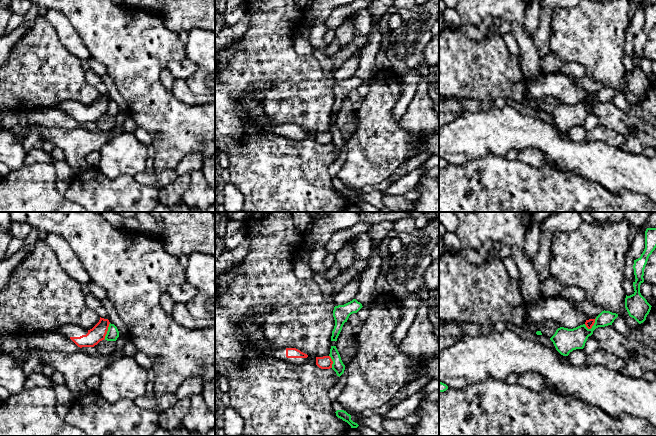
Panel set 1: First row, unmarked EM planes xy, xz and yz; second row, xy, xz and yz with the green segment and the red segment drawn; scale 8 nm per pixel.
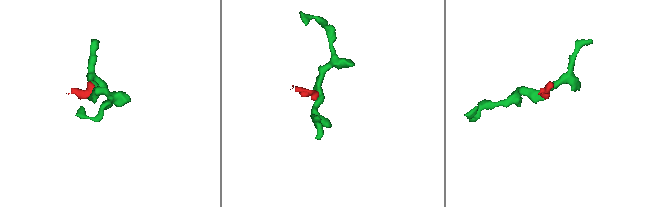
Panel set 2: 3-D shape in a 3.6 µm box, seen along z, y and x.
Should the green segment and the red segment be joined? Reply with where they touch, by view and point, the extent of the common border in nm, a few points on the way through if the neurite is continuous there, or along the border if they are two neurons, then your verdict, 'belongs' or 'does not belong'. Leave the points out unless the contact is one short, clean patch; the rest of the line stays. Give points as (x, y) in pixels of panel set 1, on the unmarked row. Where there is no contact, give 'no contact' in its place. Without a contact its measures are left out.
yz (592, 102) | 120 nm | along yz (596, 94), (590, 104), (585, 102) | does not belong

